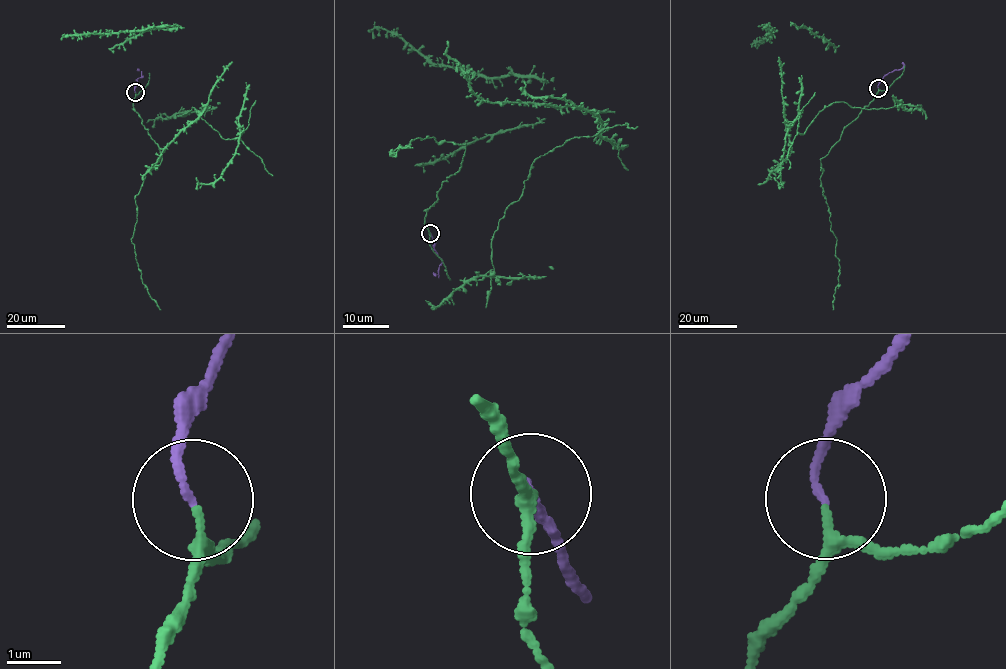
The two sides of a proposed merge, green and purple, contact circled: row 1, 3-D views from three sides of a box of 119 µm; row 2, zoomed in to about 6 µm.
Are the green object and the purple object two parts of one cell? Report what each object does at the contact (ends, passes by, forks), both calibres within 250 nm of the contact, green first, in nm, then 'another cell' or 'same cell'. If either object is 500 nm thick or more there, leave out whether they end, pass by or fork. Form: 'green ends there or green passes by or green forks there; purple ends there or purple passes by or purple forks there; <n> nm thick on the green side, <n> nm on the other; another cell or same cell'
green passes by; purple ends there; 160 nm thick on the green side, 140 nm on the other; same cell

